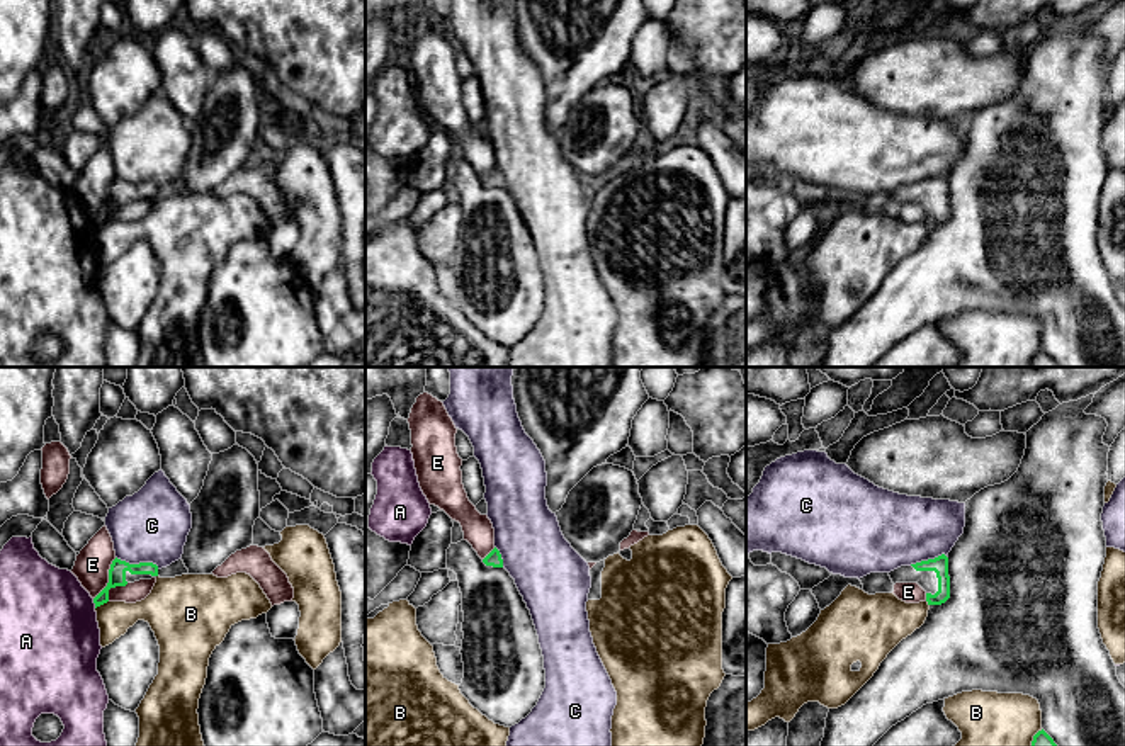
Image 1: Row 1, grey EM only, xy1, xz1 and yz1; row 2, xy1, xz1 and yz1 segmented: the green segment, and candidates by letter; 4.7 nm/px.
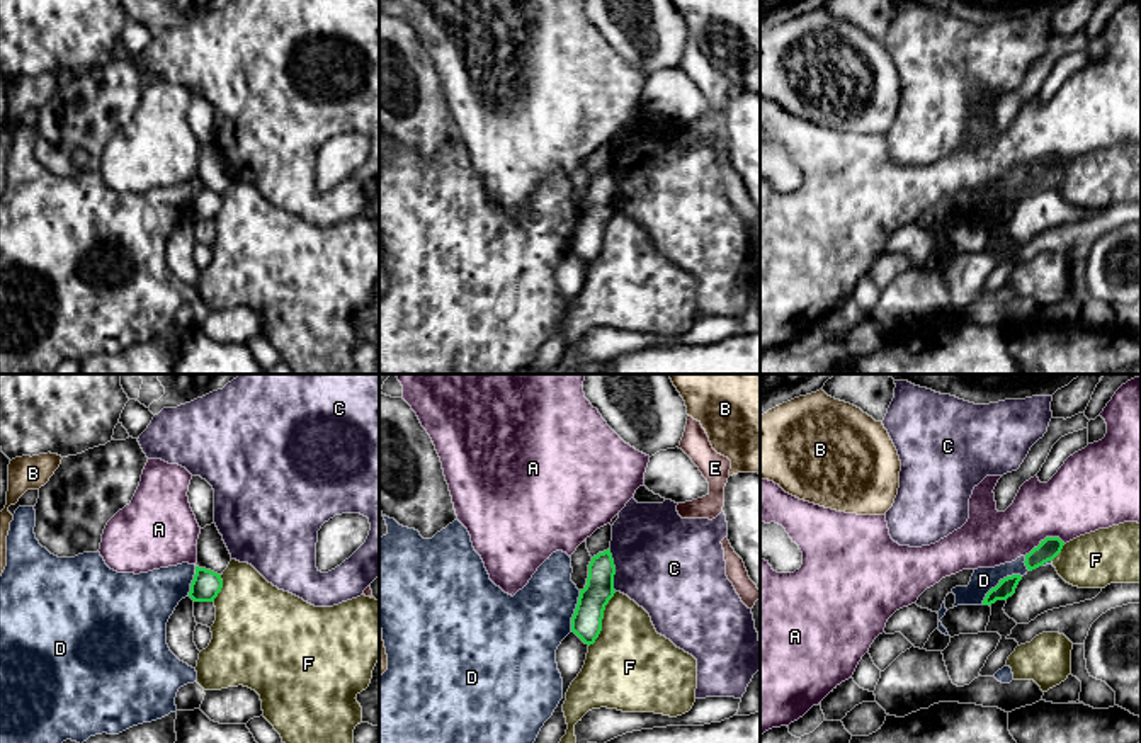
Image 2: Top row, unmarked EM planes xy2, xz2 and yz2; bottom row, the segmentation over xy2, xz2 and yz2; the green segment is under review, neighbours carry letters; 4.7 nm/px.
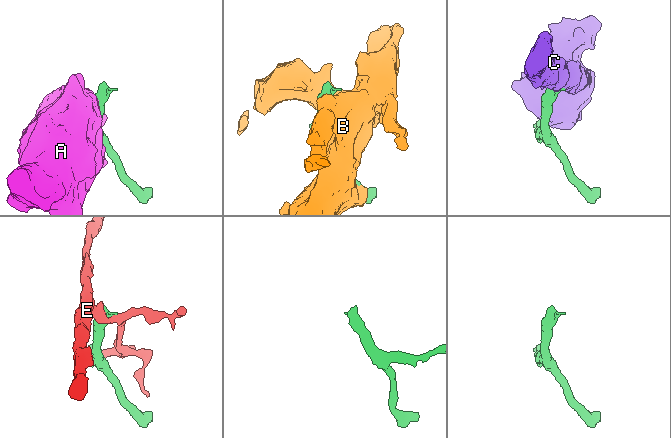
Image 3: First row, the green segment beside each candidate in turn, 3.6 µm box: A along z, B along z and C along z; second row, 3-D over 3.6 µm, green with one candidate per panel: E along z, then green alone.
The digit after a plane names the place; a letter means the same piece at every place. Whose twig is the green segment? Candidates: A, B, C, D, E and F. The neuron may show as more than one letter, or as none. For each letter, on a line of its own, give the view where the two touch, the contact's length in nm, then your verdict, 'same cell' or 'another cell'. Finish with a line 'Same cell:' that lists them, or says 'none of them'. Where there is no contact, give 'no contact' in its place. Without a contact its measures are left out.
A: meets green in yz2; contact 200 nm long; another cell
B: meets green in xy1; contact 80 nm long; another cell
C: meets green in xy1; contact 220 nm long; another cell
D: meets green in yz2; contact 240 nm long; another cell
E: meets green in xy1; contact 220 nm long; another cell
F: meets green in xz2; contact 300 nm long; another cell
Same cell: none of them

